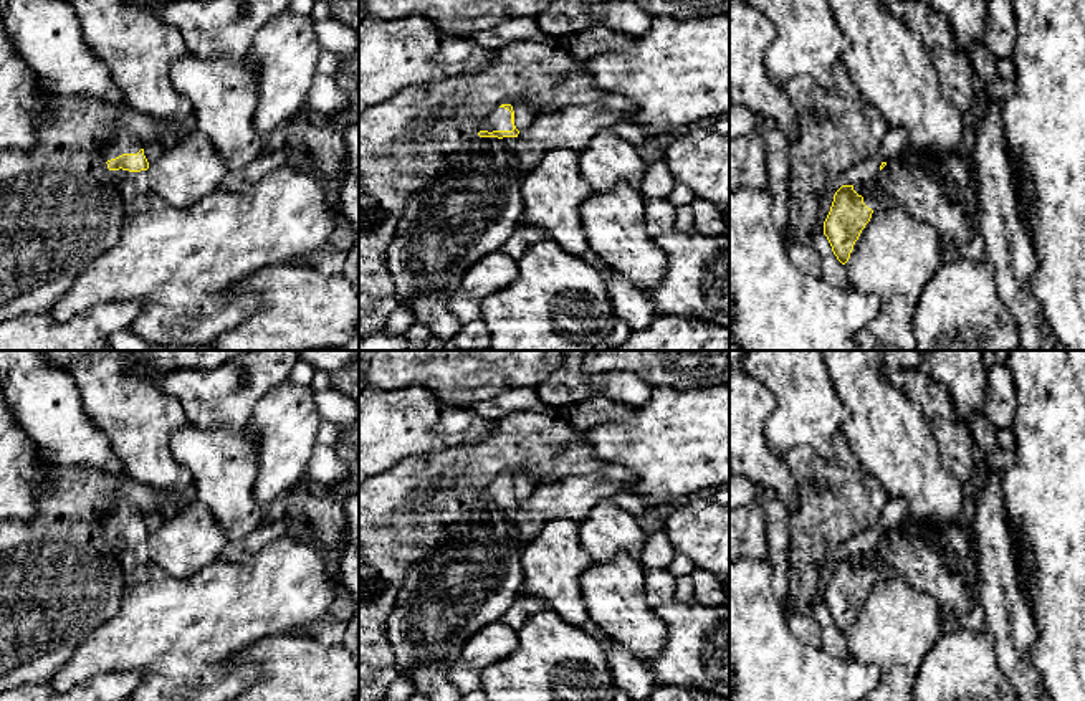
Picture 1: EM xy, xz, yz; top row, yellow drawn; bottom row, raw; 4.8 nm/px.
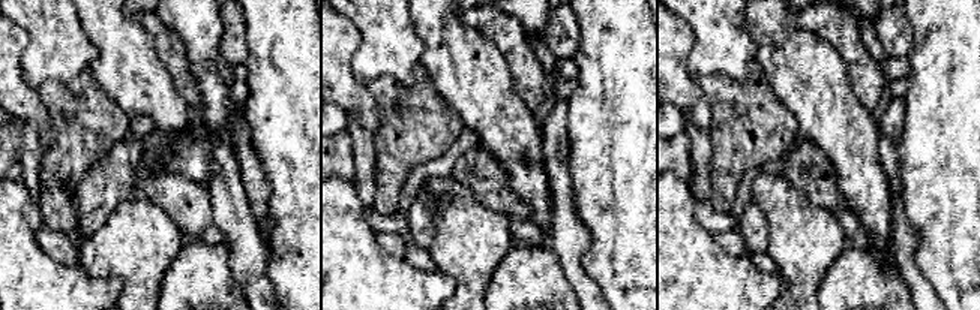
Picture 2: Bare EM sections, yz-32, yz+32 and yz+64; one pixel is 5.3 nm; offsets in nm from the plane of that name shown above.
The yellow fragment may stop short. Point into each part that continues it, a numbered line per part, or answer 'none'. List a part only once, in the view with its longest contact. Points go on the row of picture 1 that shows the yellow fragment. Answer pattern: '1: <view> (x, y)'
1: xz (500, 119)

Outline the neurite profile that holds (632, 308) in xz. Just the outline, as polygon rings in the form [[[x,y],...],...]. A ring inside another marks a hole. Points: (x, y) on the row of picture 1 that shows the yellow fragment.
[[[587,250],[582,258],[604,274],[619,322],[635,332],[645,329],[655,319],[653,306],[643,291],[605,266],[592,250]]]

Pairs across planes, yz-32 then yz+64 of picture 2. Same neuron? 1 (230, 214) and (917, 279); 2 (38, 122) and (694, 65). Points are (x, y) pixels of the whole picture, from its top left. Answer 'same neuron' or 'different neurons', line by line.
1: same neuron
2: different neurons

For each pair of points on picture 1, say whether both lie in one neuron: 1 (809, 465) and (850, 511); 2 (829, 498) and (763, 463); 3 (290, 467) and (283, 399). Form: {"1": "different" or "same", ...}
{"1": "same", "2": "different", "3": "same"}

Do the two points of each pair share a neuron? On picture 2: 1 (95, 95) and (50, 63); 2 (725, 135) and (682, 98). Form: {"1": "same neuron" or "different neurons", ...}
{"1": "different neurons", "2": "different neurons"}

